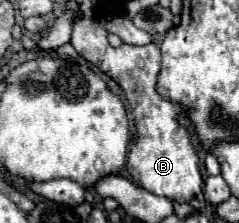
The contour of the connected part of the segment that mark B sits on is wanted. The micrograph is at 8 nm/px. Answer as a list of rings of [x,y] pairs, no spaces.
[[[83,16],[73,24],[71,46],[91,64],[95,64],[103,74],[111,76],[125,92],[131,112],[135,116],[137,142],[129,148],[127,170],[141,188],[165,196],[173,202],[189,202],[203,190],[203,180],[199,174],[199,158],[191,144],[189,132],[177,122],[179,114],[183,114],[181,104],[173,104],[161,98],[155,90],[157,74],[161,68],[161,52],[155,44],[147,46],[129,46],[121,44],[113,48],[107,42],[107,30],[93,18]]]

